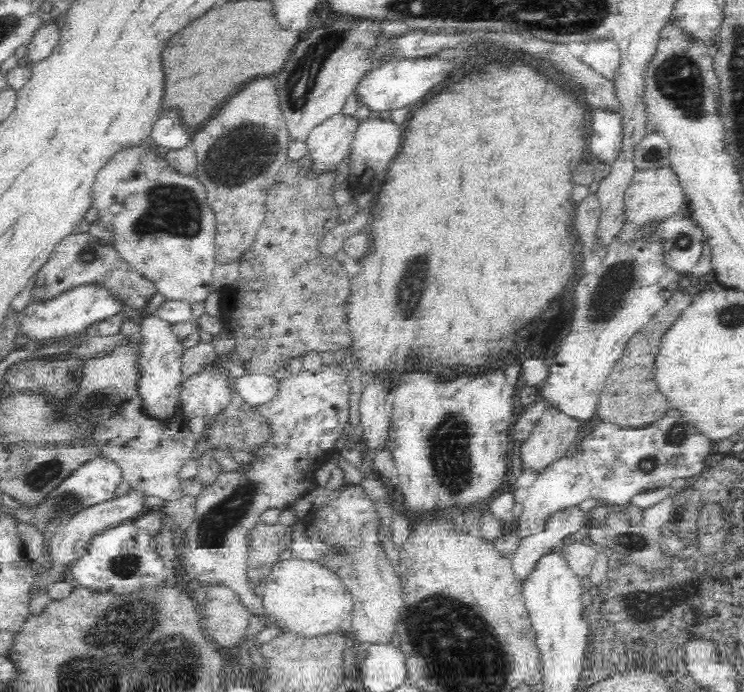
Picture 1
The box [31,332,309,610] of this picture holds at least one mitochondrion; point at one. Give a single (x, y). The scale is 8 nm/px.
(219, 520)

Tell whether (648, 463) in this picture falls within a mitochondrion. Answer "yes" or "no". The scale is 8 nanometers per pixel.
yes

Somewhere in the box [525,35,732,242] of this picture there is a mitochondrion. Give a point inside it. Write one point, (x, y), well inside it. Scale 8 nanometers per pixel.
(678, 79)

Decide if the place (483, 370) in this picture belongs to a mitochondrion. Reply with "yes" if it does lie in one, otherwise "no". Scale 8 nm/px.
no

